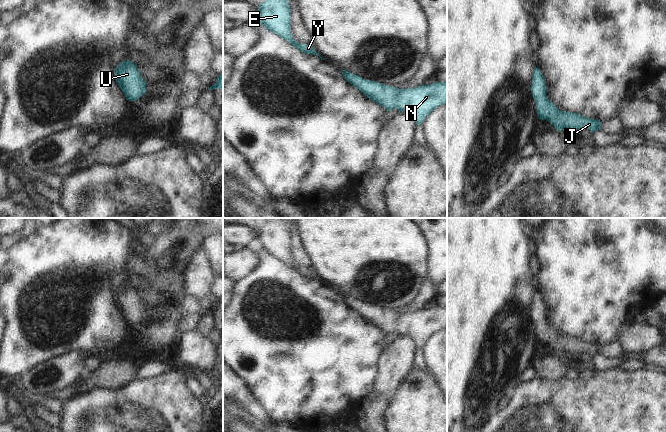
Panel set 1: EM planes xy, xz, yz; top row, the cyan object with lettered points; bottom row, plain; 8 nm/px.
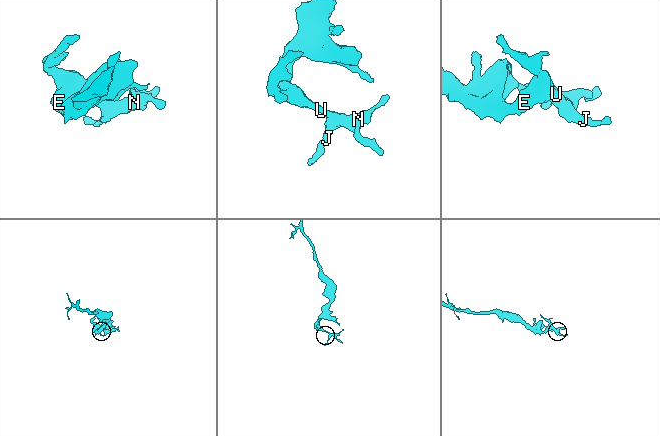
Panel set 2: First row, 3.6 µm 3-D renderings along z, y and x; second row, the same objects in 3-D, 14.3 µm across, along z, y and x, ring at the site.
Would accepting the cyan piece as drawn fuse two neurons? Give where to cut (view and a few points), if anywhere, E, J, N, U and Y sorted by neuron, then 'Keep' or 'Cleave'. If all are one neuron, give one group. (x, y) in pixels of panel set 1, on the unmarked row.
No split. Groups: E J N U Y. Keep

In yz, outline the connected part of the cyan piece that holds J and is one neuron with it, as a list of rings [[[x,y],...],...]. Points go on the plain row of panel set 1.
[[[535,291],[533,295],[531,314],[536,327],[538,342],[549,345],[556,355],[560,356],[562,353],[568,353],[579,356],[582,353],[590,353],[593,357],[600,354],[600,344],[586,342],[578,337],[561,335],[548,323],[546,319],[547,310],[538,291]]]

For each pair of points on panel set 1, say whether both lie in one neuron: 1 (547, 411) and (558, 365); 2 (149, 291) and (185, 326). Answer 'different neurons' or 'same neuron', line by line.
1: different neurons
2: different neurons

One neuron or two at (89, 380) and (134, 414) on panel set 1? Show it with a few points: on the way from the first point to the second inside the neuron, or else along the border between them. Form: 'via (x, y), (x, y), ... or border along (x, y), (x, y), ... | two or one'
border along (122, 385), (114, 389), (92, 388), (77, 395) | two

